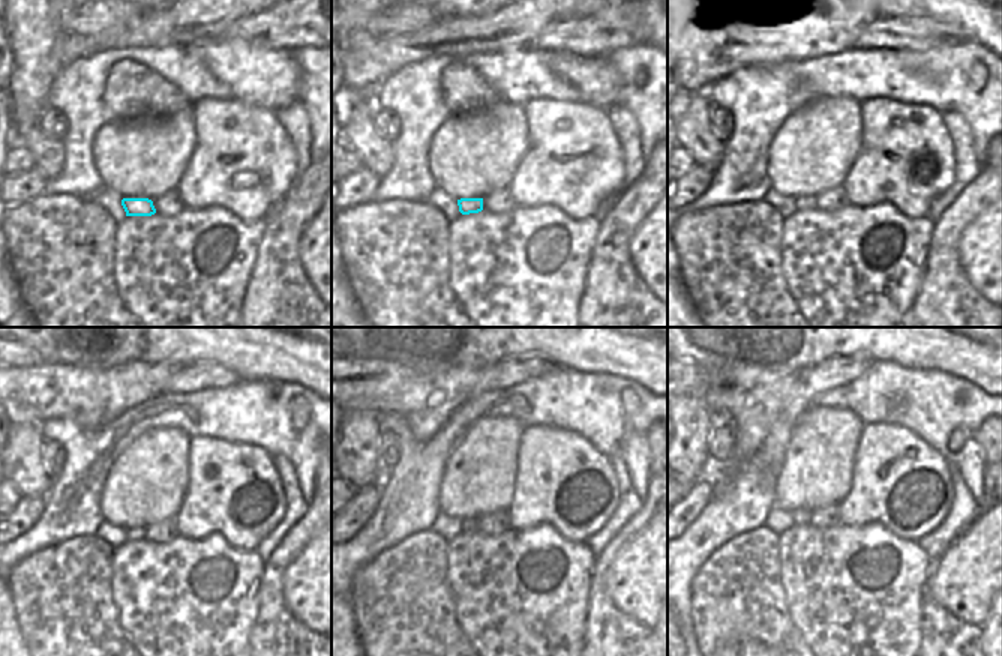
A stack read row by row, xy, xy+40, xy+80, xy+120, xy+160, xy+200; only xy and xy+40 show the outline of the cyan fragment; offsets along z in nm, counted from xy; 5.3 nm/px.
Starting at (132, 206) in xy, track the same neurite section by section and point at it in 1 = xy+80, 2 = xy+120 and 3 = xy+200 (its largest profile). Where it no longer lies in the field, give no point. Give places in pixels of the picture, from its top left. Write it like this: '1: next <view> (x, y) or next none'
1: next xy+80 (809, 201)
2: next xy+120 (132, 533)
3: next xy+200 (801, 517)

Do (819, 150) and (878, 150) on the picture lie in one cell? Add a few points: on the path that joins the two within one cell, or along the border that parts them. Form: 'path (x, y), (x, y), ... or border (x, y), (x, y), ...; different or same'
border (860, 114), (860, 152), (843, 182); different

